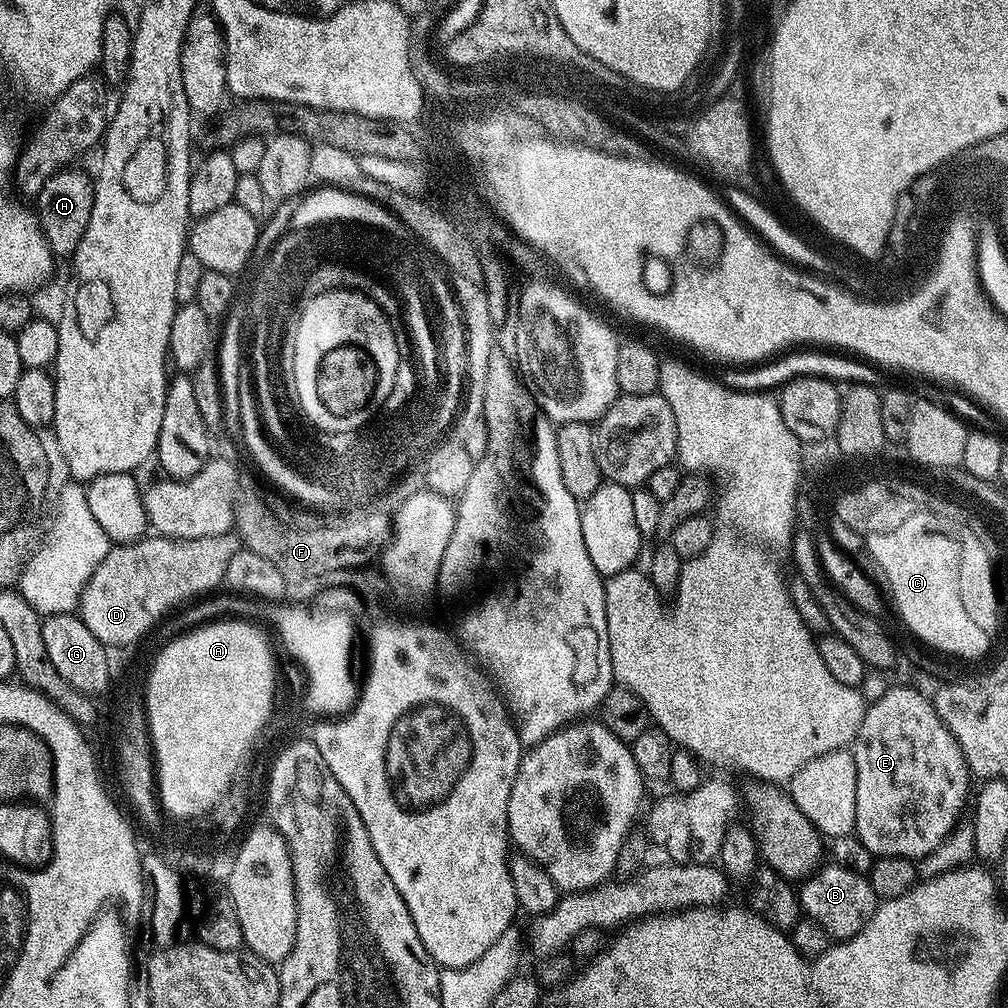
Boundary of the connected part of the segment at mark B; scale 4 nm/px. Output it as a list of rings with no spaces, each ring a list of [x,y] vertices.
[[[828,862],[816,869],[816,873],[803,881],[798,888],[803,915],[812,920],[829,938],[836,942],[848,940],[870,922],[876,912],[878,901],[867,876],[860,876],[854,870]]]

